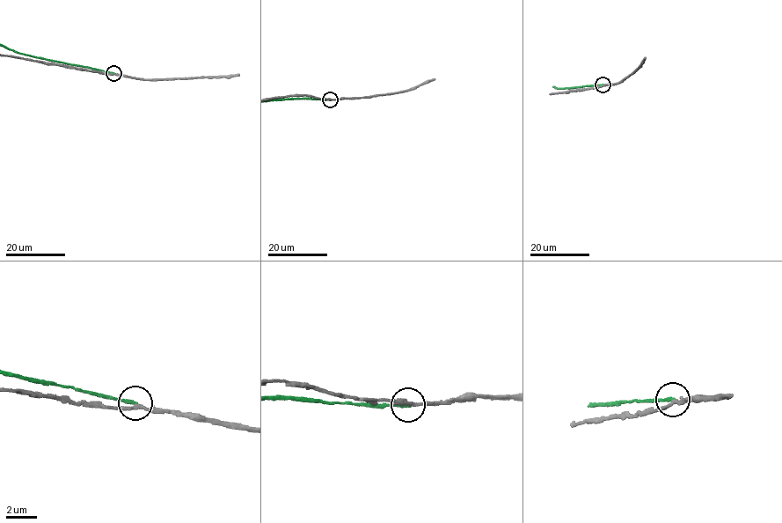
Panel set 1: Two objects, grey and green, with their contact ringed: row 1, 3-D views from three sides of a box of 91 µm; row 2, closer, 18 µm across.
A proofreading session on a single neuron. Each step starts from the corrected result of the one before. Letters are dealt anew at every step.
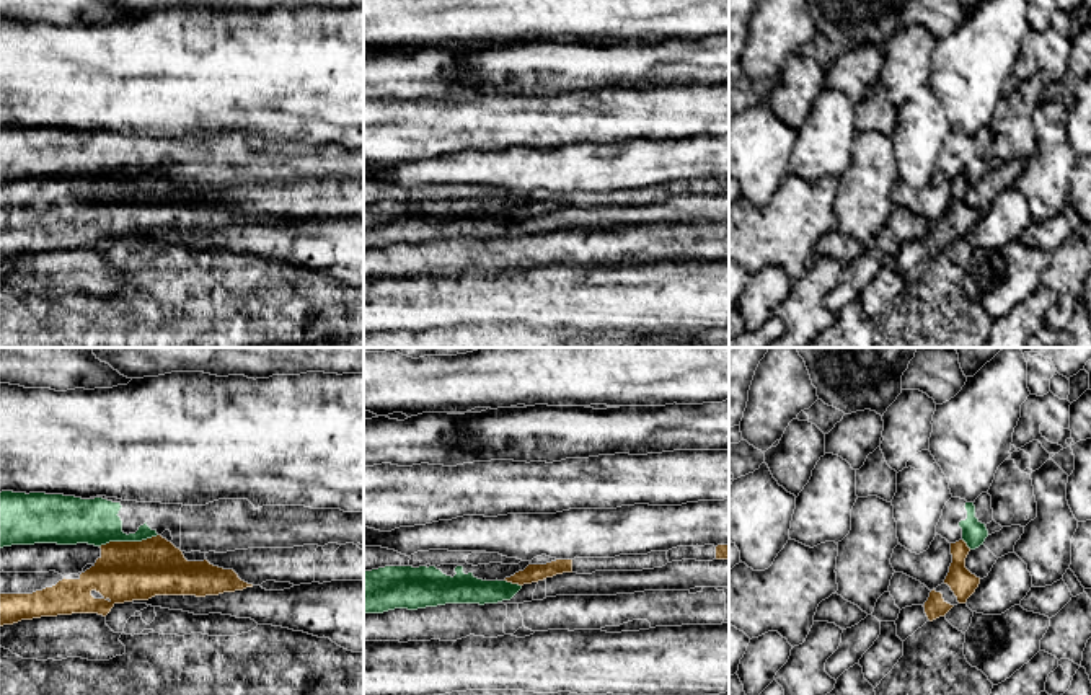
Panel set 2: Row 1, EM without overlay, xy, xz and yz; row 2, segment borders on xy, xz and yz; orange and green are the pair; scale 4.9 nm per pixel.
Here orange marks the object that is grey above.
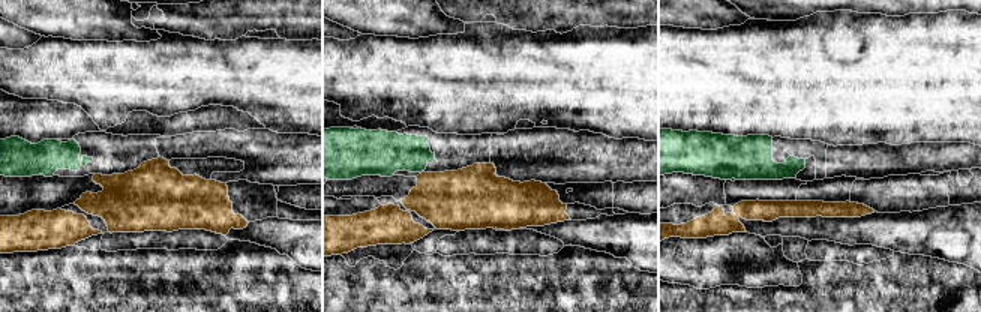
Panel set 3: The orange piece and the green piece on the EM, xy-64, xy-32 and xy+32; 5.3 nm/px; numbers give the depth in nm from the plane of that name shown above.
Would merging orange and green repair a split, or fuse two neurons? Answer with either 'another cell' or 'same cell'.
another cell

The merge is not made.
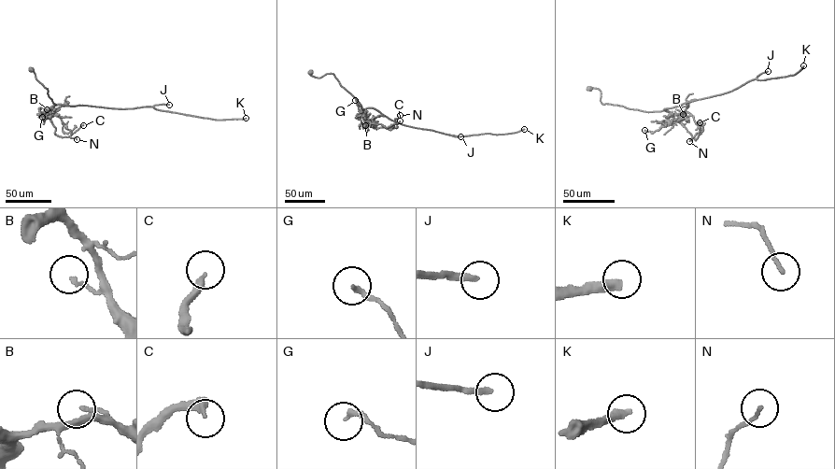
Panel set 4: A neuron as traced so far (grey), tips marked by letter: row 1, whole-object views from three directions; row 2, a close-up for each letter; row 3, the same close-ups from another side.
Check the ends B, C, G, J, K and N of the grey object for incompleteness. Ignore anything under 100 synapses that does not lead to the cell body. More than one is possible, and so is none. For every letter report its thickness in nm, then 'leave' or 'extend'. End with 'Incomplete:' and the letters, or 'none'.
B: 140 nm | leave
C: 300 nm | leave
G: 190 nm | leave
J: 240 nm | extend
K: 300 nm | extend
N: 120 nm | leave
Incomplete: J, K

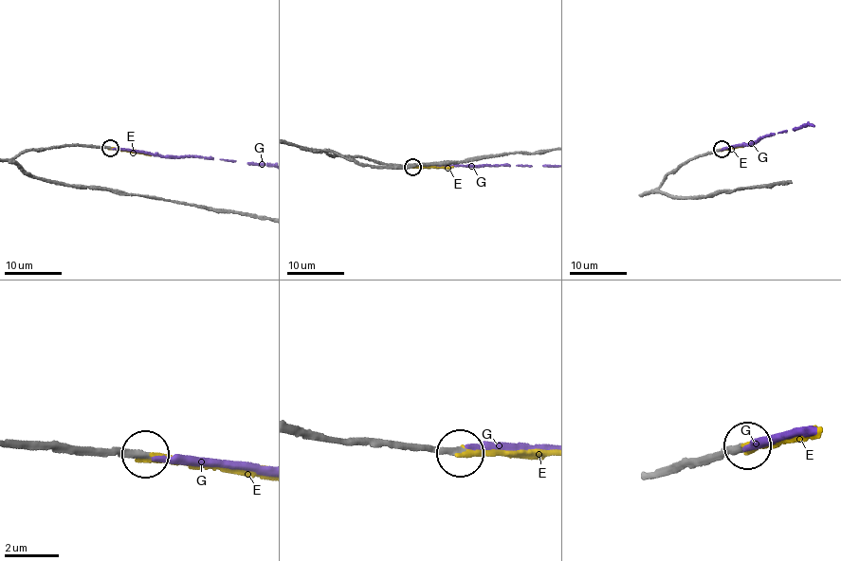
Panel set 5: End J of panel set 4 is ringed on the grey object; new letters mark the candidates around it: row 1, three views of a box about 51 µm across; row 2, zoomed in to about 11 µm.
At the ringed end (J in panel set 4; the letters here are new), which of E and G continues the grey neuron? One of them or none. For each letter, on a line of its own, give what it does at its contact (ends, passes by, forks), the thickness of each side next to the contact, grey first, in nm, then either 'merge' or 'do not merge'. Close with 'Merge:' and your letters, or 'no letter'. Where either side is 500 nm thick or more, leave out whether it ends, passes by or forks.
E: it ends | 280/260 nm | merge
G: it ends | 240/190 nm | do not merge
Merge: E

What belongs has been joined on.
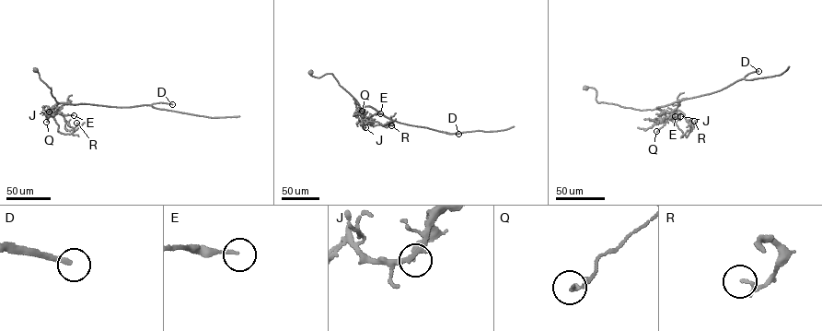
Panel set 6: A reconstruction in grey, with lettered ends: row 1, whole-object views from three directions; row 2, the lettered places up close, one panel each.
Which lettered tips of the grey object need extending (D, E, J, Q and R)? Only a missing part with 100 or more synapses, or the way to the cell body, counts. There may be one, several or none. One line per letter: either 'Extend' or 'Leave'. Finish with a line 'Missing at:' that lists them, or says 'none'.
D: Extend
E: Leave
J: Leave
Q: Leave
R: Leave
Missing at: D

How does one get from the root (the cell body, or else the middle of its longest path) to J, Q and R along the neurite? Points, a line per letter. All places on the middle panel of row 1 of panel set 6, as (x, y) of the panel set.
J: (310, 72), (318, 77), (332, 74), (358, 103), (365, 127)
Q: (310, 72), (318, 77), (332, 74), (357, 101), (363, 117), (362, 111)
R: (310, 72), (318, 77), (332, 74), (358, 103), (361, 118), (371, 125), (391, 125)

